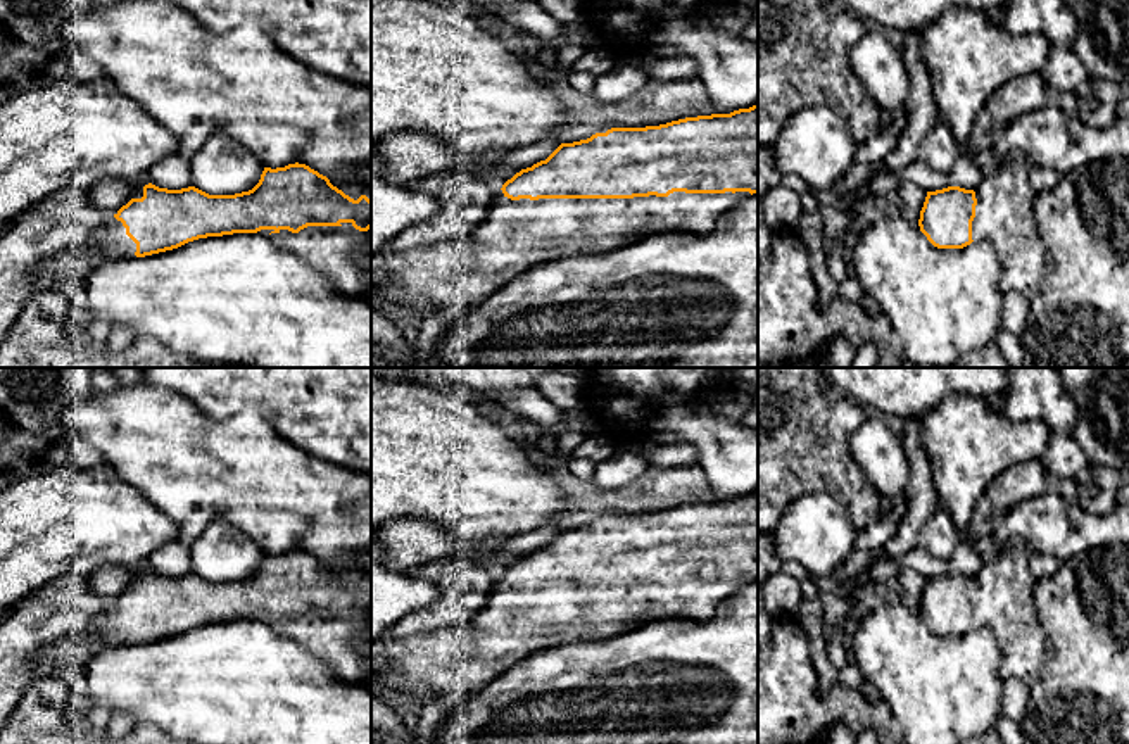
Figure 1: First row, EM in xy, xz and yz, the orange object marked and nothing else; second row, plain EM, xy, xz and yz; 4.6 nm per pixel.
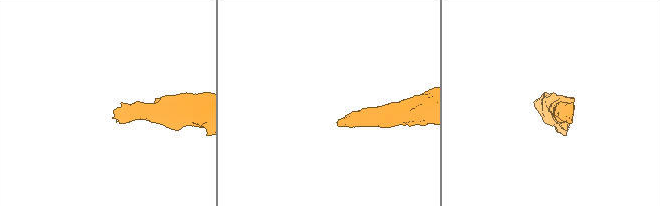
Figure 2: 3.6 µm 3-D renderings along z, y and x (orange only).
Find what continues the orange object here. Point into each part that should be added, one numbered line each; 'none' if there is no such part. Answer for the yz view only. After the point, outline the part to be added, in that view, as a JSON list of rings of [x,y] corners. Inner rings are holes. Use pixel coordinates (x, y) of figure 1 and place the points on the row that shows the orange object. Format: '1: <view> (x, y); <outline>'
1: yz (1005, 214); [[[1022,150],[1010,152],[974,190],[977,205],[972,221],[972,240],[989,240],[996,247],[1001,261],[1000,290],[1003,293],[1020,292],[1027,300],[1038,297],[1046,276],[1046,249],[1036,223],[1038,192],[1031,185],[1031,169],[1032,161]]]

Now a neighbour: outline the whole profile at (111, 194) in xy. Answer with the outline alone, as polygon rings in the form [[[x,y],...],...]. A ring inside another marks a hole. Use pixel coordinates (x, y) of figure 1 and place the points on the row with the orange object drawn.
[[[148,176],[138,180],[105,178],[90,186],[83,195],[91,205],[98,207],[107,216],[114,216],[133,199],[136,190],[148,183]]]

